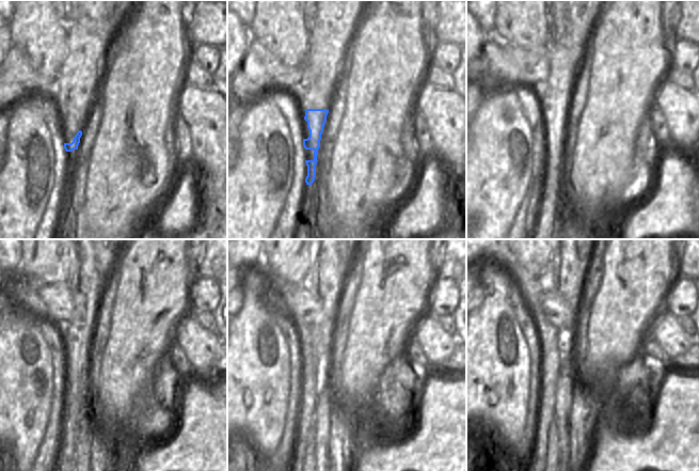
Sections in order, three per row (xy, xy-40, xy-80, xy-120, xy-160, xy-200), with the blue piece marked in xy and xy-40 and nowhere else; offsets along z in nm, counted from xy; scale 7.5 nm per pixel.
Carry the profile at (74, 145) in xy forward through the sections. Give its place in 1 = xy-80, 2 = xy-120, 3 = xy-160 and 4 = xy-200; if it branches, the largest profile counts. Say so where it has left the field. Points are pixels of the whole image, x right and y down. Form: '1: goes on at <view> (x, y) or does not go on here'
1: goes on at xy-80 (556, 90)
2: goes on at xy-120 (84, 281)
3: goes on at xy-160 (324, 279)
4: goes on at xy-200 (566, 272)

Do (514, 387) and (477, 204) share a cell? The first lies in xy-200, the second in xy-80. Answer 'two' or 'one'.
one

